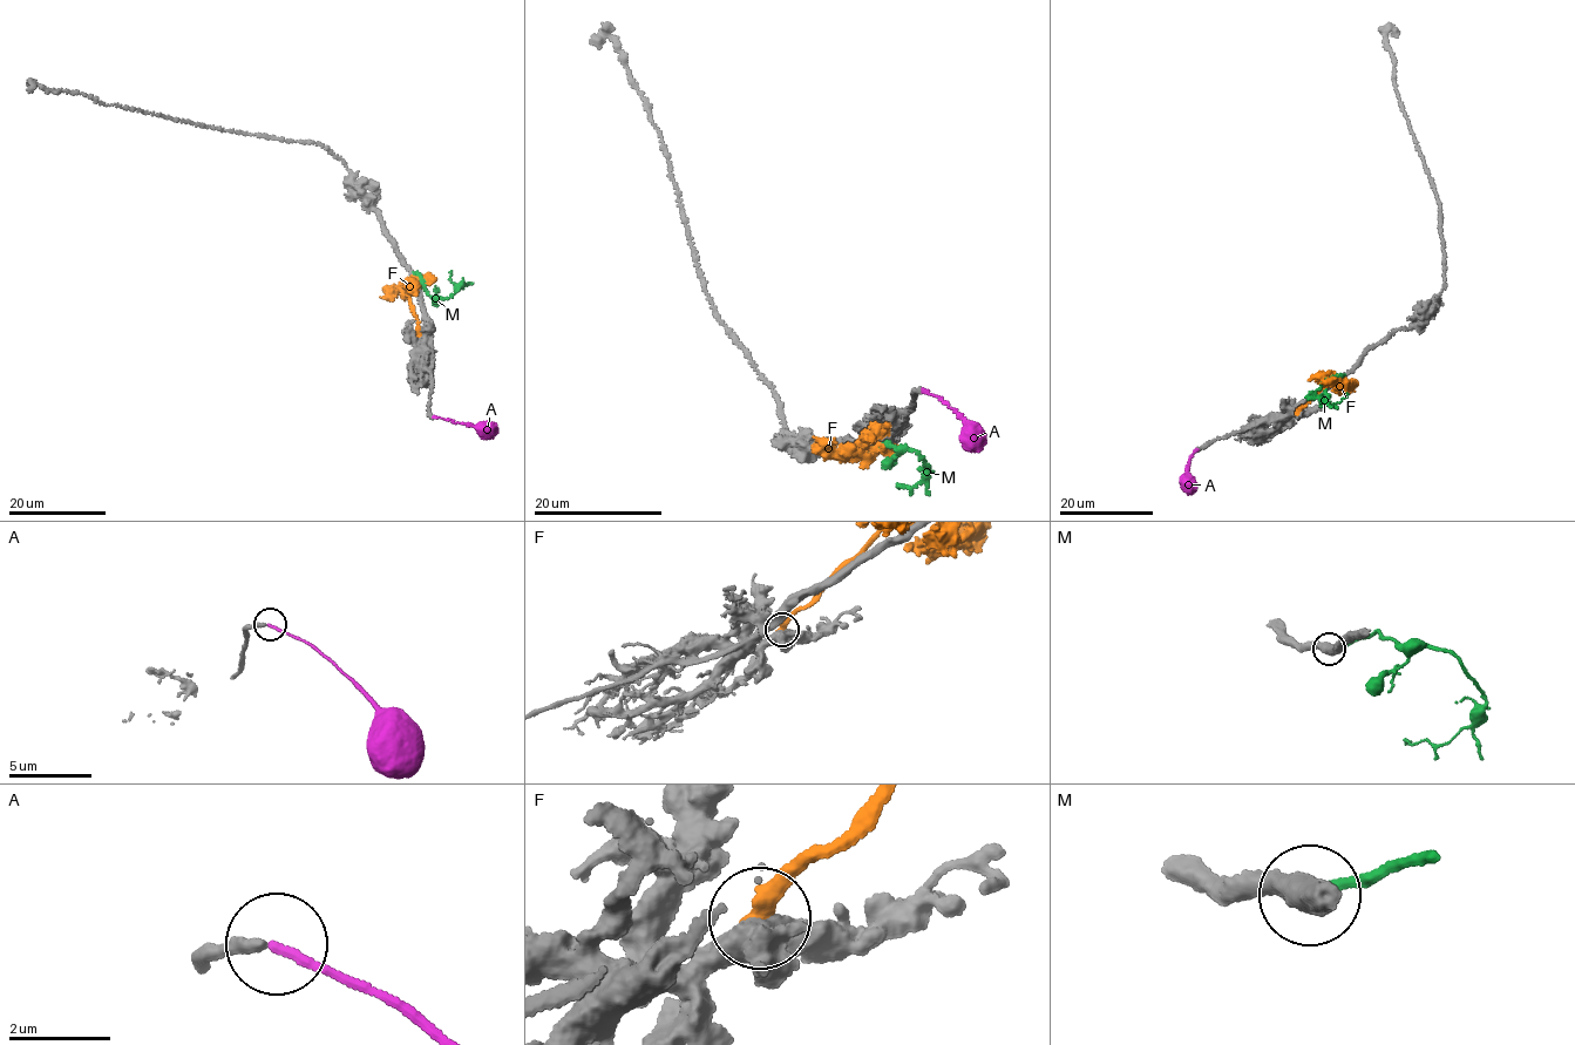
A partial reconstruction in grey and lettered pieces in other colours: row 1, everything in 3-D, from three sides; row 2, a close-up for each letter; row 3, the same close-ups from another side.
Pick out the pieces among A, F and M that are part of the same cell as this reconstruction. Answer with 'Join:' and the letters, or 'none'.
Join: none

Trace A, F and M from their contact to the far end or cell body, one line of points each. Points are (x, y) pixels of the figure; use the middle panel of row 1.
A: (923, 389), (961, 415), (979, 447)
F: (870, 439), (861, 436), (859, 454), (848, 457), (814, 438)
M: (869, 450), (891, 446), (915, 452), (925, 462), (929, 473), (924, 479), (909, 487), (901, 487)

